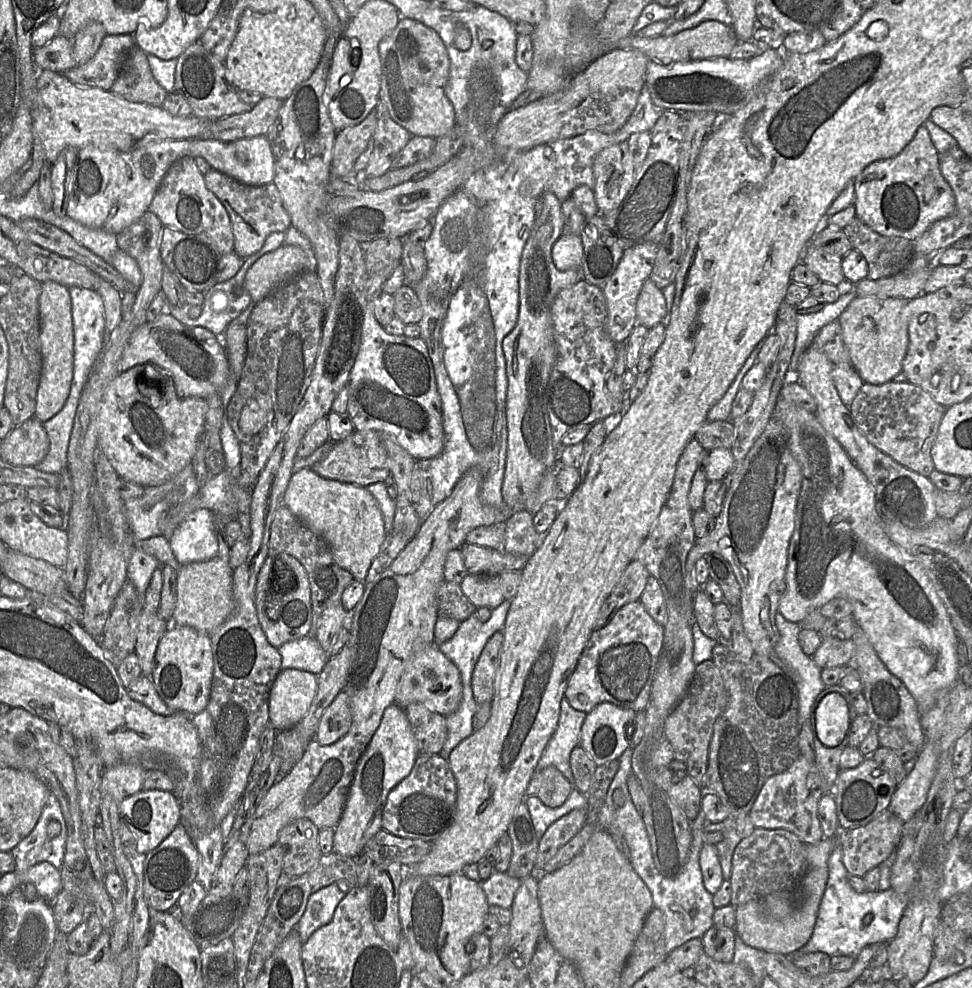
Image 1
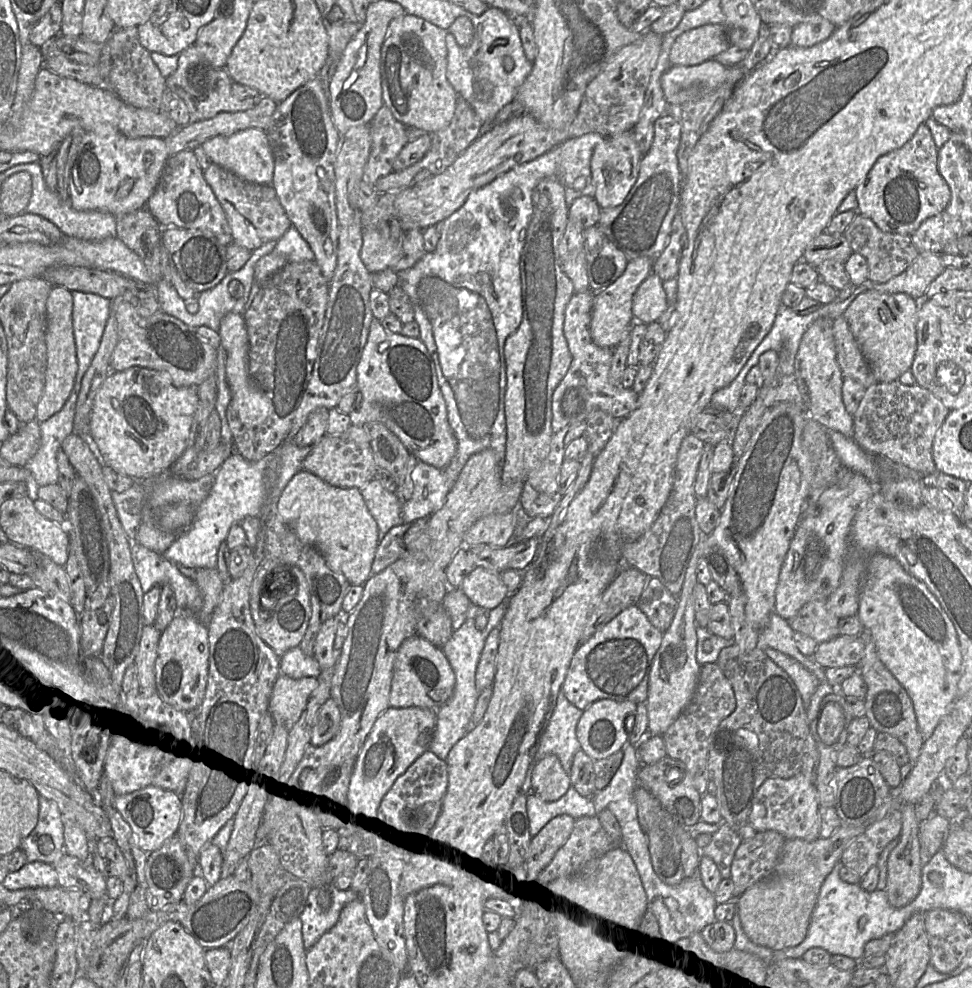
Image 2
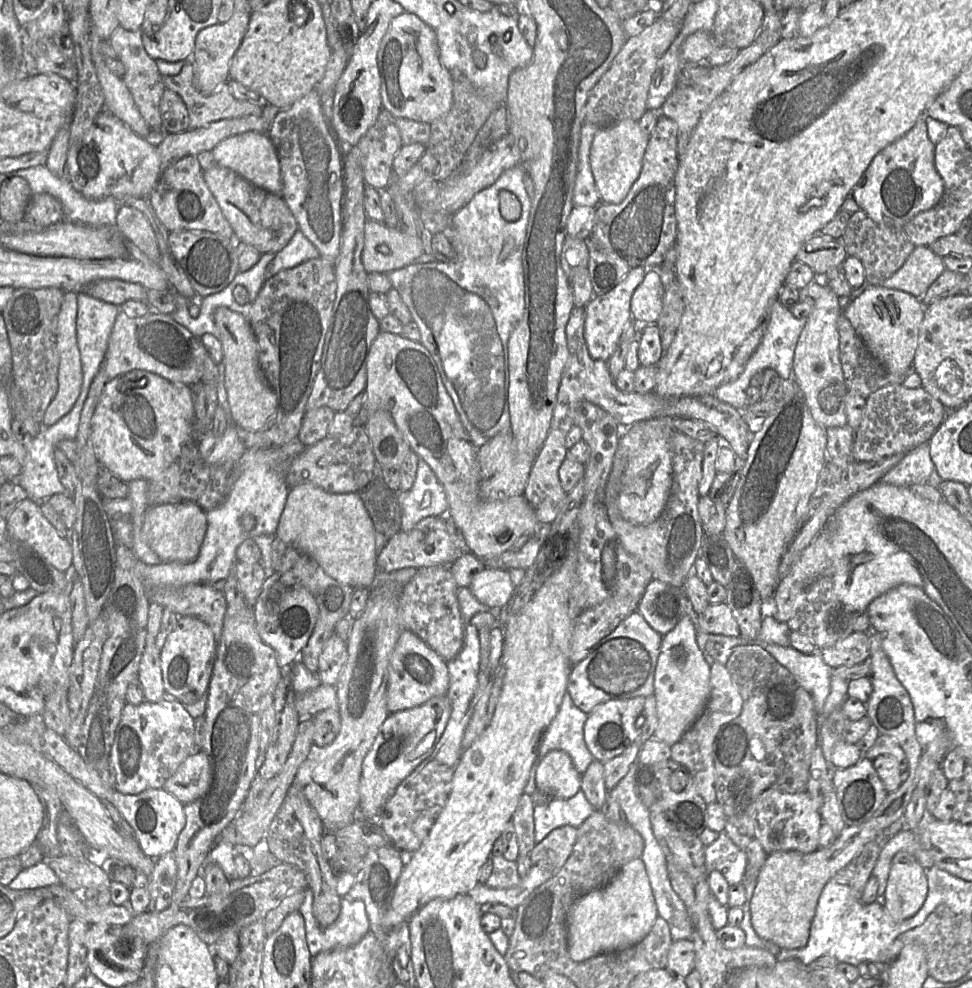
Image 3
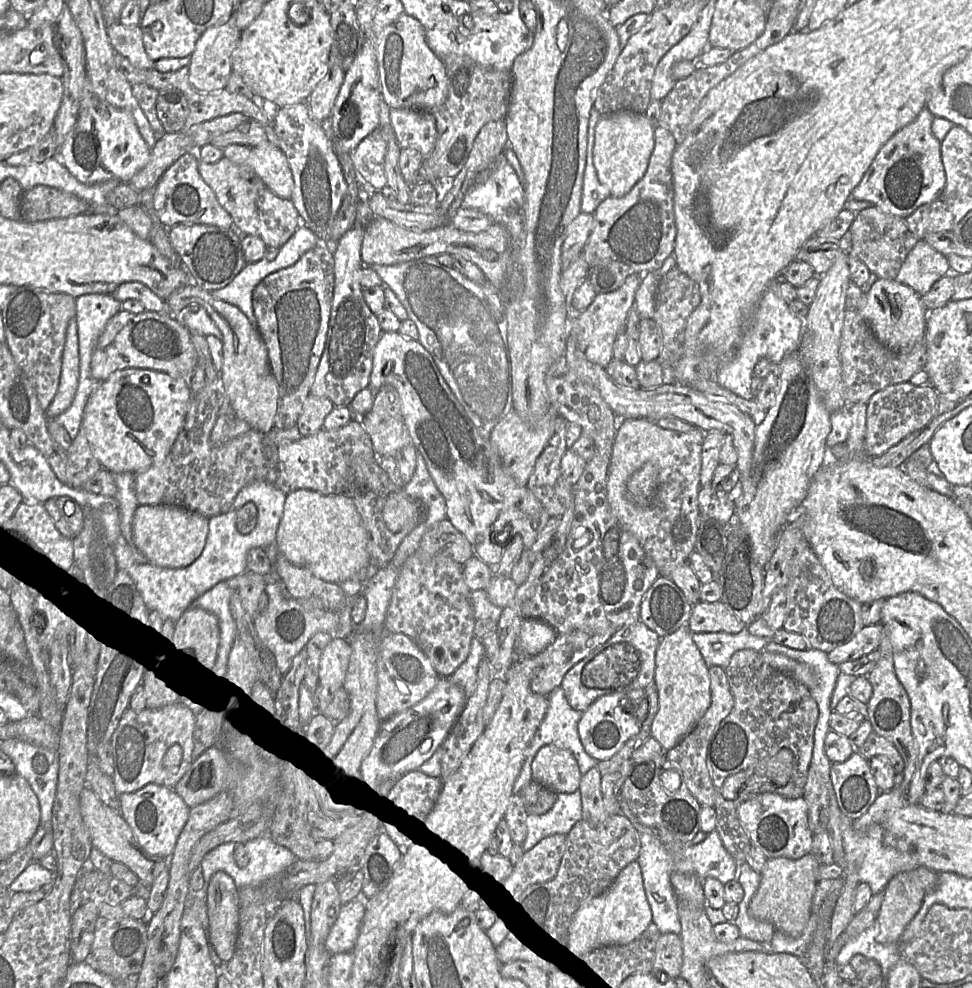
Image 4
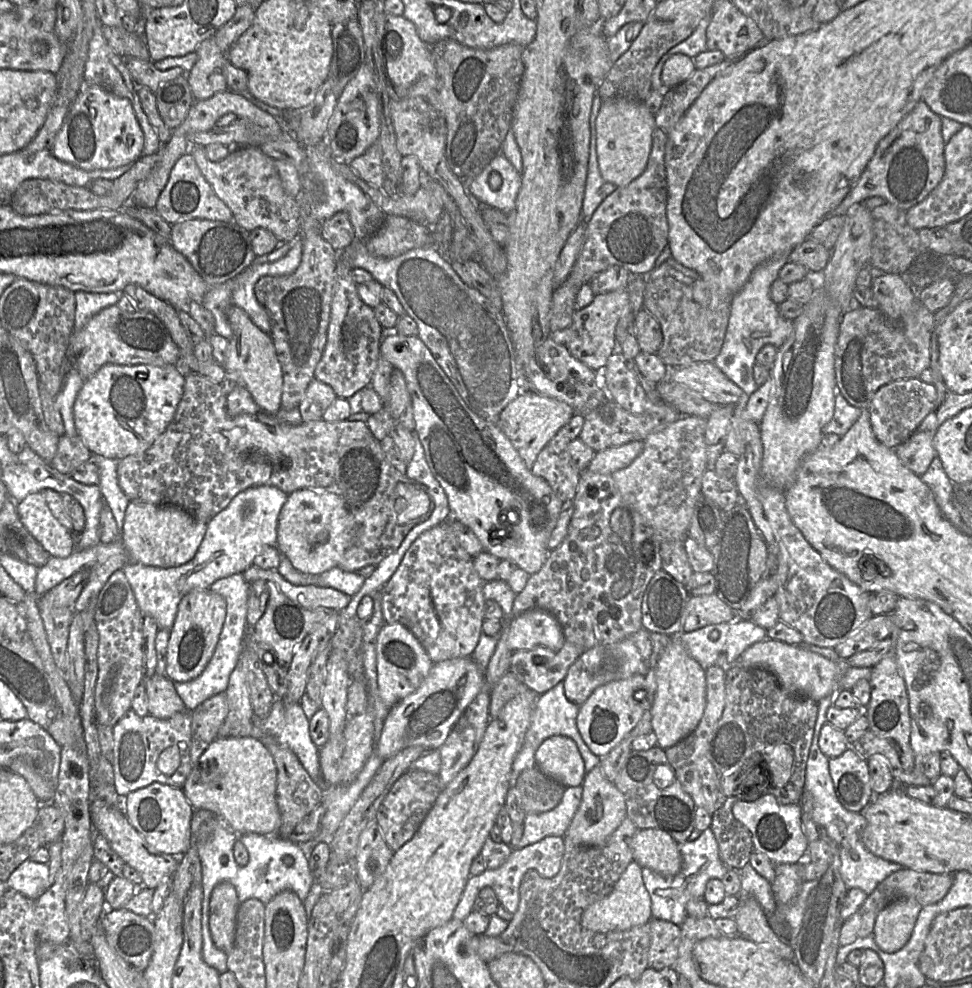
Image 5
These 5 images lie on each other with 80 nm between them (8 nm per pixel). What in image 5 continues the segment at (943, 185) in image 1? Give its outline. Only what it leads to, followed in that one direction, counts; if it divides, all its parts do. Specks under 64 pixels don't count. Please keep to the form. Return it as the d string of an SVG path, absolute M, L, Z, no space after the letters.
M921 99L878 143L859 180L831 215L846 215L854 204L872 197L881 197L904 211L923 201L942 180L945 171L941 122L941 117Z

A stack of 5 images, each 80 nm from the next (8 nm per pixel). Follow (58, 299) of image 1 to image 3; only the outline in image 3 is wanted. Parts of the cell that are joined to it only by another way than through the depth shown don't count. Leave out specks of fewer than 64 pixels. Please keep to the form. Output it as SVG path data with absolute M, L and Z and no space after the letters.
M65 292L58 314L56 328L56 348L59 360L58 389L42 419L42 425L47 427L57 422L71 410L81 390L82 369L76 336L77 295L76 292Z

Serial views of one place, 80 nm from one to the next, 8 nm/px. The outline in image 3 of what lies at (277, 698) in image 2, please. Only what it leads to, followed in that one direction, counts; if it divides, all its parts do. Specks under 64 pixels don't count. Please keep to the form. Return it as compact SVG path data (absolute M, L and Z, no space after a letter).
M321 684L306 694L295 696L295 707L299 720L303 716L316 716L328 709L338 710L336 686Z

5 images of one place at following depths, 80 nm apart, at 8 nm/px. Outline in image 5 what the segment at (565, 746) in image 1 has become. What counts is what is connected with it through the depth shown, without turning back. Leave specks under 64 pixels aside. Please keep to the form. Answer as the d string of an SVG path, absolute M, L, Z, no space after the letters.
M563 681L556 684L553 688L537 697L534 710L530 719L530 726L525 734L523 744L516 755L512 764L510 775L510 786L516 786L518 776L525 769L530 769L536 766L535 753L539 746L549 737L554 735L562 735L571 738L577 745L579 752L585 764L585 772L590 772L594 767L599 766L601 758L591 752L577 727L577 716L579 707L570 702L564 694Z

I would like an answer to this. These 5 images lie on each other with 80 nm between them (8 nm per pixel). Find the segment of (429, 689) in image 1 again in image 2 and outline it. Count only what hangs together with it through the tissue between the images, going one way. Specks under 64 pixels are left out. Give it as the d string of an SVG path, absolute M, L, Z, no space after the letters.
M418 635L403 642L394 662L390 707L438 709L452 697L454 687L455 674L441 648Z

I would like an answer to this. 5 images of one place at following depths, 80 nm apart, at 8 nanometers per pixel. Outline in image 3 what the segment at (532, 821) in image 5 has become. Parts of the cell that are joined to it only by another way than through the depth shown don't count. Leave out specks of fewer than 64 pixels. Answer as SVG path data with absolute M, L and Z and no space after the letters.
M580 789L568 799L551 798L545 804L534 805L534 834L536 844L555 828L570 825L578 827L596 809L588 802Z

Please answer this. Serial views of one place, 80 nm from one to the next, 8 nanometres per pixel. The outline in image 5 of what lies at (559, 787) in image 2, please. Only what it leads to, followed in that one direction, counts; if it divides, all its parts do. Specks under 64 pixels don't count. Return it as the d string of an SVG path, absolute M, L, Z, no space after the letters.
M566 736L547 738L535 753L536 767L565 788L583 783L585 764L576 743Z

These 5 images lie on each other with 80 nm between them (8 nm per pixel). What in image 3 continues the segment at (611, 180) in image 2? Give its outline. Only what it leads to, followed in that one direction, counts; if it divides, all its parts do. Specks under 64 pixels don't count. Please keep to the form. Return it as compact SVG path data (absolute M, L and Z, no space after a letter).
M630 119L598 129L591 146L590 163L600 203L619 204L625 199L641 173L649 139L639 122Z

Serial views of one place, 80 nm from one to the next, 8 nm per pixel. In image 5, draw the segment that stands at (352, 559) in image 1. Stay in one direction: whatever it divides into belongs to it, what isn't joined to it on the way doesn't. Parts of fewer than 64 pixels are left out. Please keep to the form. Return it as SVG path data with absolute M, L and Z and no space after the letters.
M334 488L301 489L288 494L278 519L276 547L295 569L310 575L320 575L337 567L352 539L352 518L345 501Z

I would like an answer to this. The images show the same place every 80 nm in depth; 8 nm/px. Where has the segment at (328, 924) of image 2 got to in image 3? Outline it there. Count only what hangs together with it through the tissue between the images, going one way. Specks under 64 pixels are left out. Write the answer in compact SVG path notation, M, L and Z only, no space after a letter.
M307 888L299 912L304 918L306 941L312 957L335 948L352 946L370 930L370 922L362 900L341 897L339 915L326 928L320 927L312 907L313 891Z

